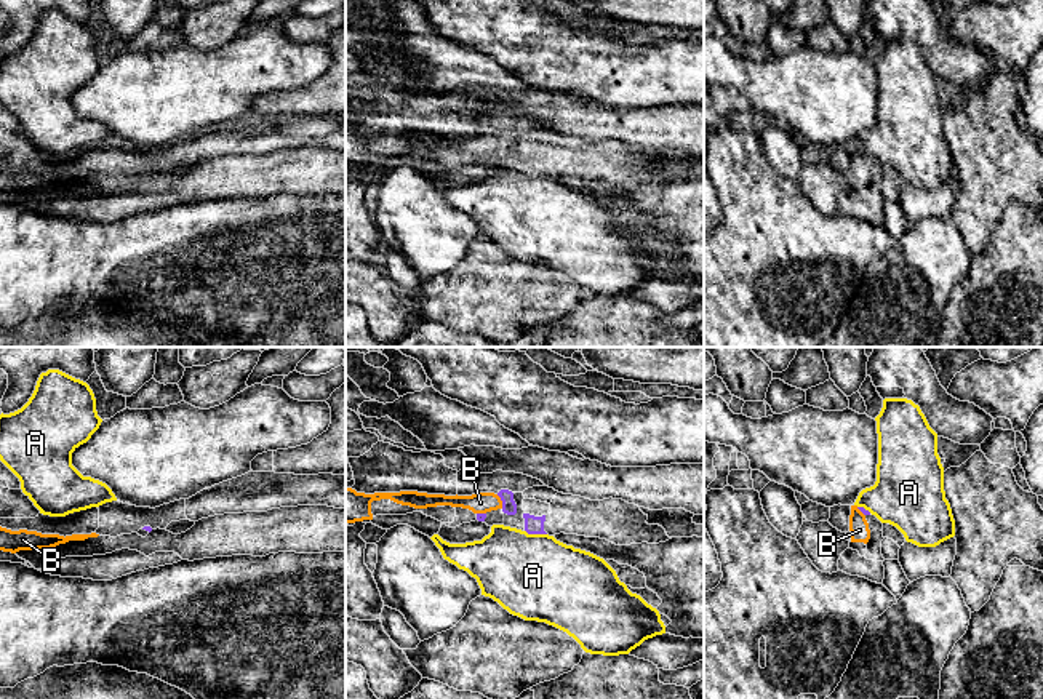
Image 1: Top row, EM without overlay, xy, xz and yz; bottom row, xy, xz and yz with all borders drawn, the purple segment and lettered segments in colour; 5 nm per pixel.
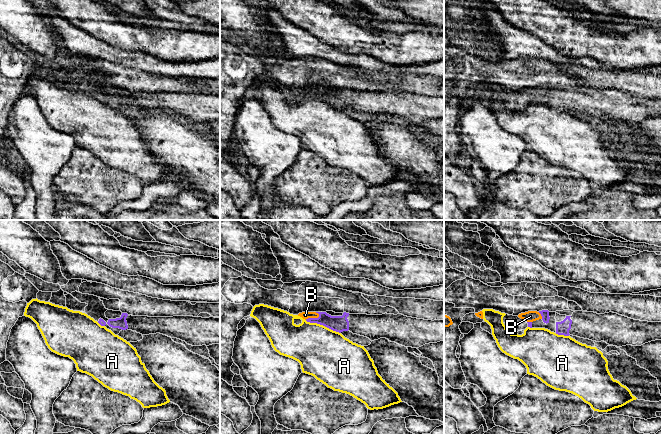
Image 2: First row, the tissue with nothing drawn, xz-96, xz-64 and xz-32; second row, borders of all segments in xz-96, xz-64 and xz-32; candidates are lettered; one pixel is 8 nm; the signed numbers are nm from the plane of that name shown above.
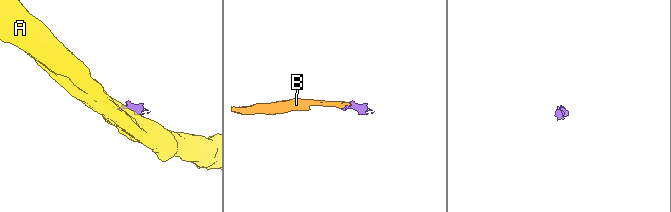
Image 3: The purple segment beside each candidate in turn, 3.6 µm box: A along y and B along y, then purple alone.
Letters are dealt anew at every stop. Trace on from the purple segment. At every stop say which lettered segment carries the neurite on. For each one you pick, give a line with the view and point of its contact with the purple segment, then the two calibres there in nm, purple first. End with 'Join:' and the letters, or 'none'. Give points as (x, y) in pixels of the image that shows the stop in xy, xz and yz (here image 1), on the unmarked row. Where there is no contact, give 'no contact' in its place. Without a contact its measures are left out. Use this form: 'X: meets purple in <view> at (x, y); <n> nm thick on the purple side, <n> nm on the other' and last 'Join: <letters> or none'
B: meets purple in xz at (501, 141); 70 nm thick on the purple side, 110 nm on the other
Join: B

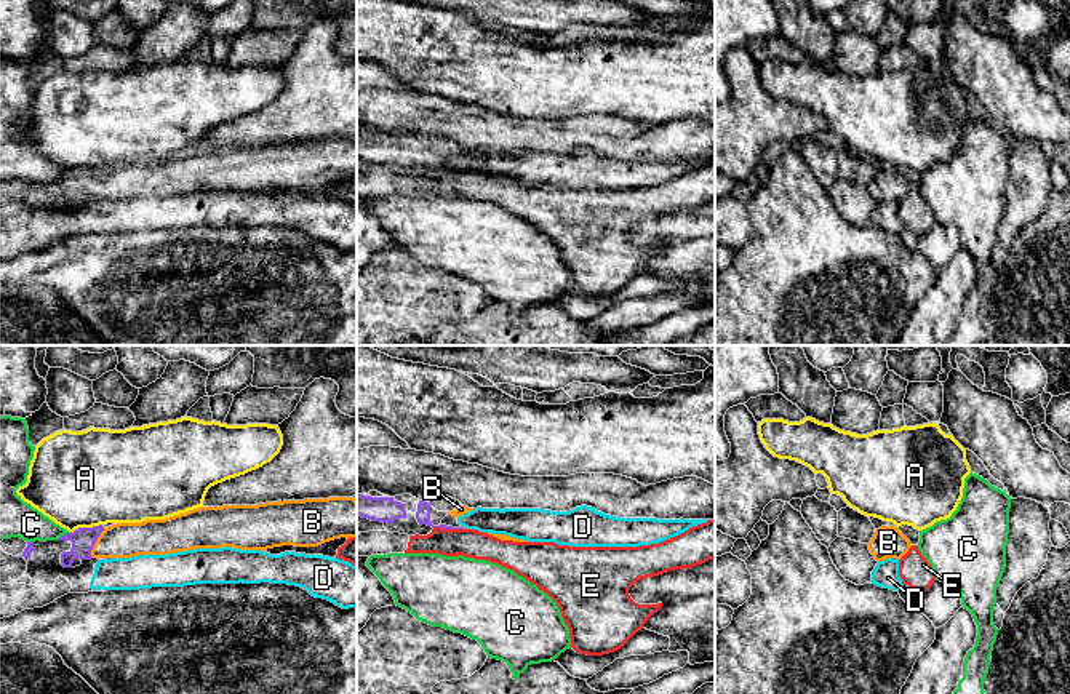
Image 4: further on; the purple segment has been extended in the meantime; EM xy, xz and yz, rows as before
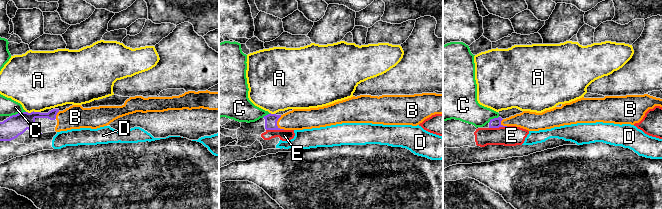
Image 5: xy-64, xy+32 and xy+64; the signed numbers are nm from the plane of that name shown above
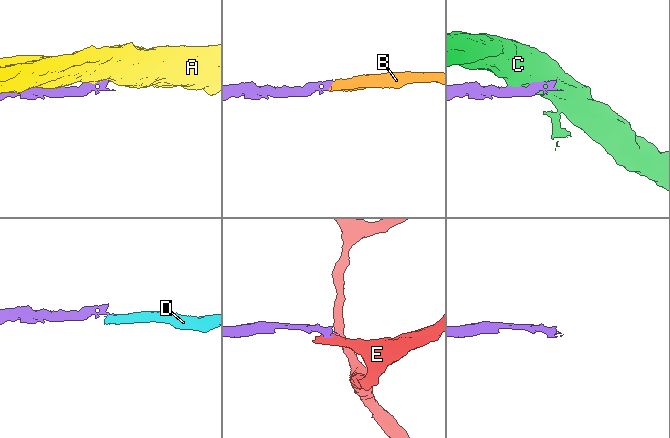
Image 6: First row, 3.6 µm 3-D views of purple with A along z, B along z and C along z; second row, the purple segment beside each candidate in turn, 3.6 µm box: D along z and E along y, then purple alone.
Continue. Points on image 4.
B: meets purple in xy at (95, 184); 120 nm thick on the purple side, 180 nm on the other
Join: B

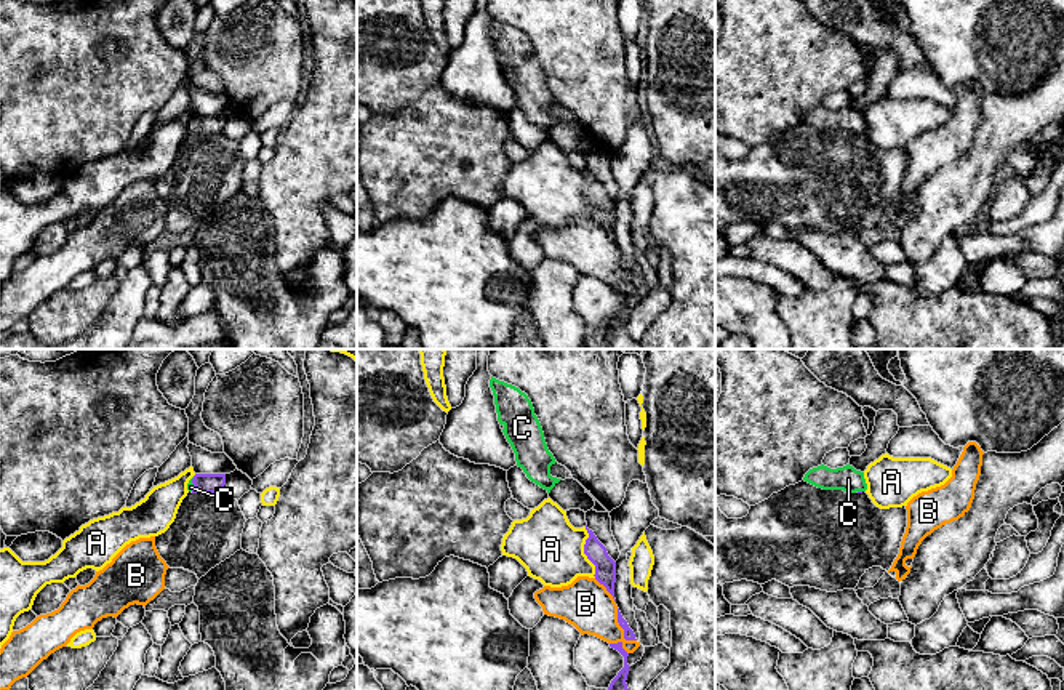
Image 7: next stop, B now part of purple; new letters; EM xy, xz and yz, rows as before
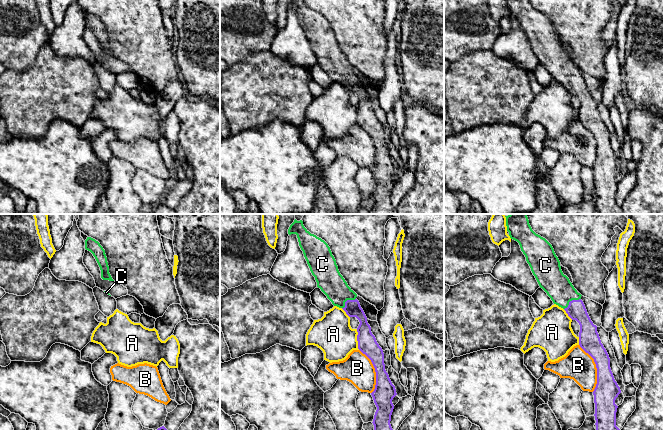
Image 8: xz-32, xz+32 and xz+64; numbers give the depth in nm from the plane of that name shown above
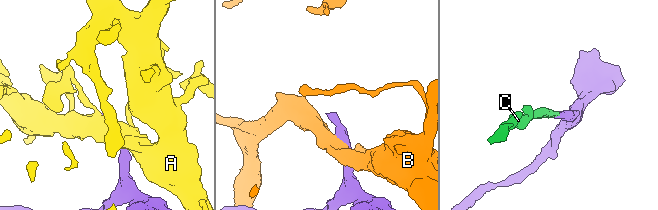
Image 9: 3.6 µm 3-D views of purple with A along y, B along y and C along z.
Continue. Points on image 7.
C: meets purple in xy at (192, 124); 100 nm thick on the purple side, 40 nm on the other
Join: C

